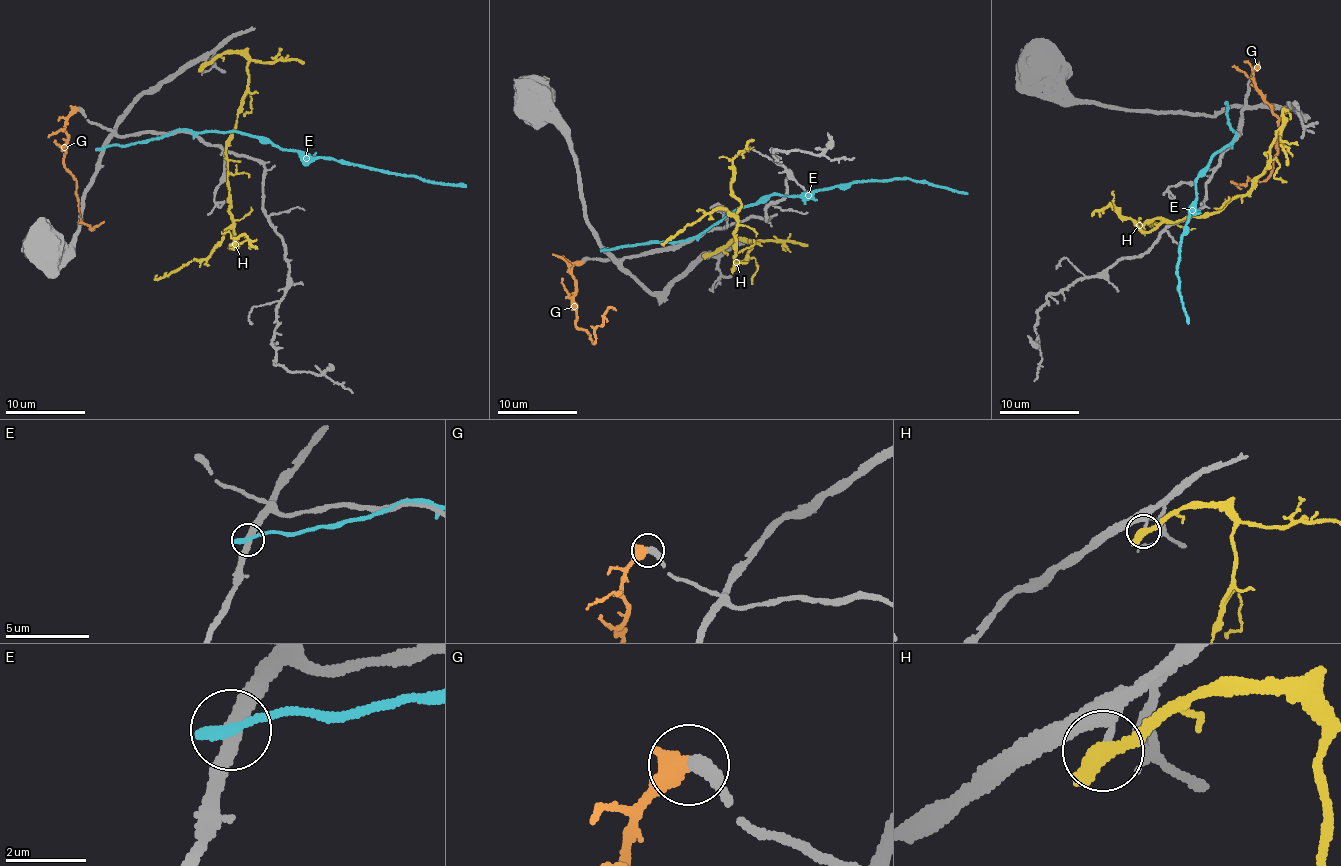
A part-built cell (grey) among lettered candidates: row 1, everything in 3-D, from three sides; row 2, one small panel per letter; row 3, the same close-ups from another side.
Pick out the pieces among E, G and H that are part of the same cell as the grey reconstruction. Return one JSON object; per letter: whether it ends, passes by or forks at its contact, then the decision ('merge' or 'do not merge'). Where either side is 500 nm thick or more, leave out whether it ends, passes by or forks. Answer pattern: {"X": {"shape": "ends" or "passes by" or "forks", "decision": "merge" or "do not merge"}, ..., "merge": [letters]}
{"E": {"shape": "ends", "decision": "do not merge"}, "G": {"shape": "ends", "decision": "merge"}, "H": {"decision": "do not merge"}, "merge": ["G"]}

